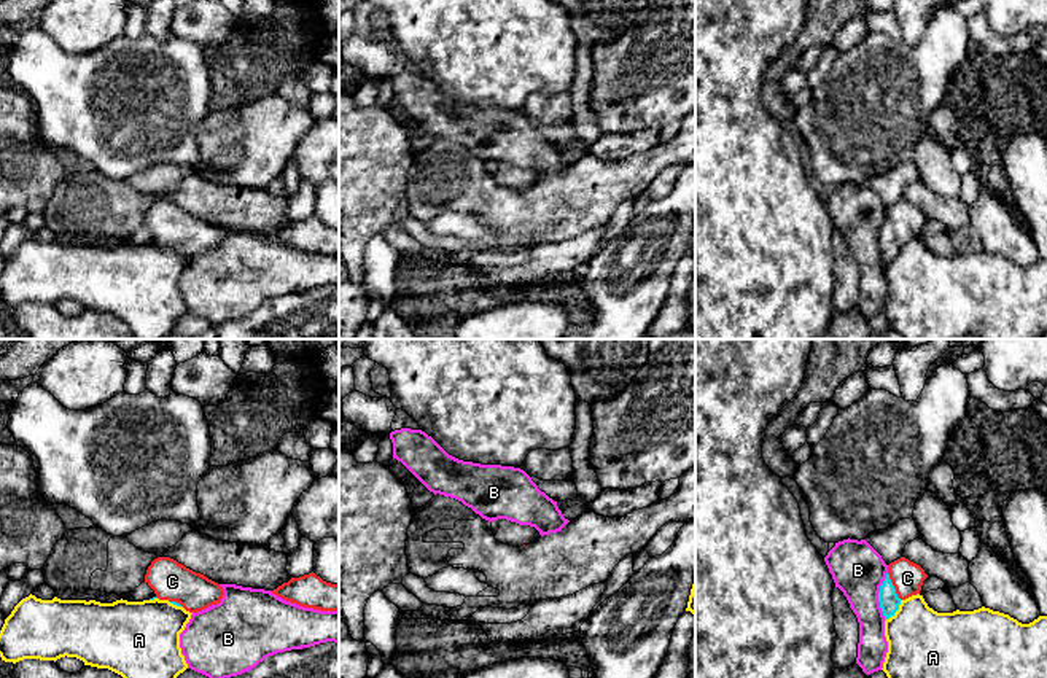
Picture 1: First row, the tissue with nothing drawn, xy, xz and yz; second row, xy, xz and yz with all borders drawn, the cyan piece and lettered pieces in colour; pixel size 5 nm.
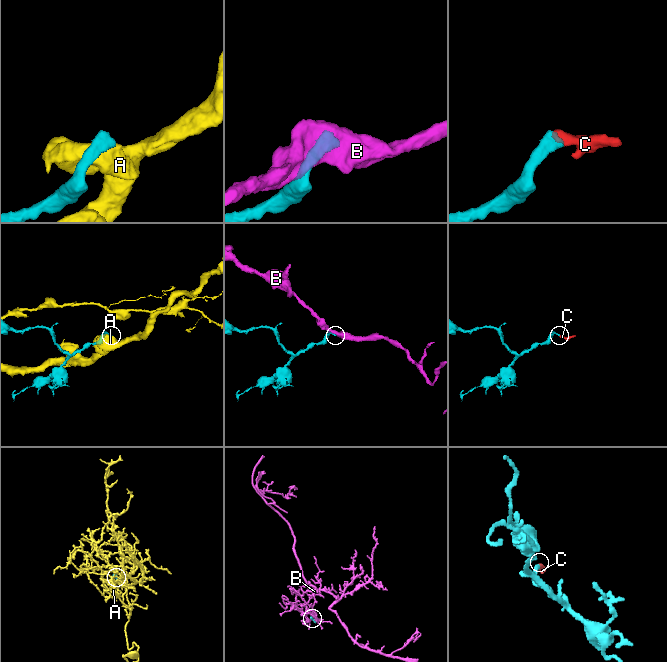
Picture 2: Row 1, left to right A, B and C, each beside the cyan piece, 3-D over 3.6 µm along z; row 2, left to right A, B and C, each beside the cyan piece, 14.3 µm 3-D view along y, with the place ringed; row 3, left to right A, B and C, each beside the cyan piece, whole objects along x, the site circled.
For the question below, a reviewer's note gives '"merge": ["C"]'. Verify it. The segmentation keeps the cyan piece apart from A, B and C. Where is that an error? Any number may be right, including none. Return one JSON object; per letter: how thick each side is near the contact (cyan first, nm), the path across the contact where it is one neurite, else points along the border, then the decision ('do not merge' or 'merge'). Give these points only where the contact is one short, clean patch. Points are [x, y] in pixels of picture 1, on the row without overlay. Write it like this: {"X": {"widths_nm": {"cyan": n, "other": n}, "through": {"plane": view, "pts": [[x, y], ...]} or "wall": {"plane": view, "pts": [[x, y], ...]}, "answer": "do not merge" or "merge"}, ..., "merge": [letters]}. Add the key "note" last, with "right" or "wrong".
{"A": {"widths_nm": {"cyan": 100, "other": 400}, "answer": "do not merge"}, "B": {"widths_nm": {"cyan": 100, "other": 280}, "answer": "do not merge"}, "C": {"widths_nm": {"cyan": 100, "other": 160}, "through": {"plane": "yz", "pts": [[888, 242], [893, 229], [907, 222]]}, "answer": "merge"}, "merge": ["C"], "note": "right"}

